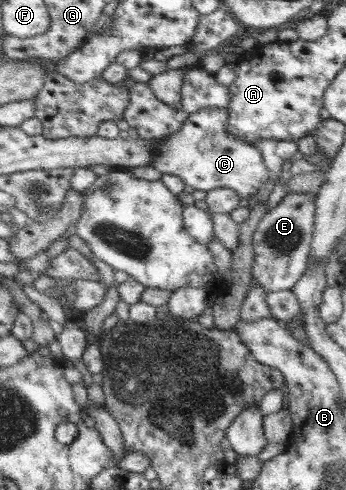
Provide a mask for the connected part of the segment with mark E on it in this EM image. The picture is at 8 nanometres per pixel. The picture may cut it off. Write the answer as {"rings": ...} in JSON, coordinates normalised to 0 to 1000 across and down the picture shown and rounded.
{"rings":[[[835,392],[775,433],[763,433],[728,480],[731,537],[723,563],[769,596],[838,592],[884,551],[893,494],[905,476],[908,402],[890,394]]]}

